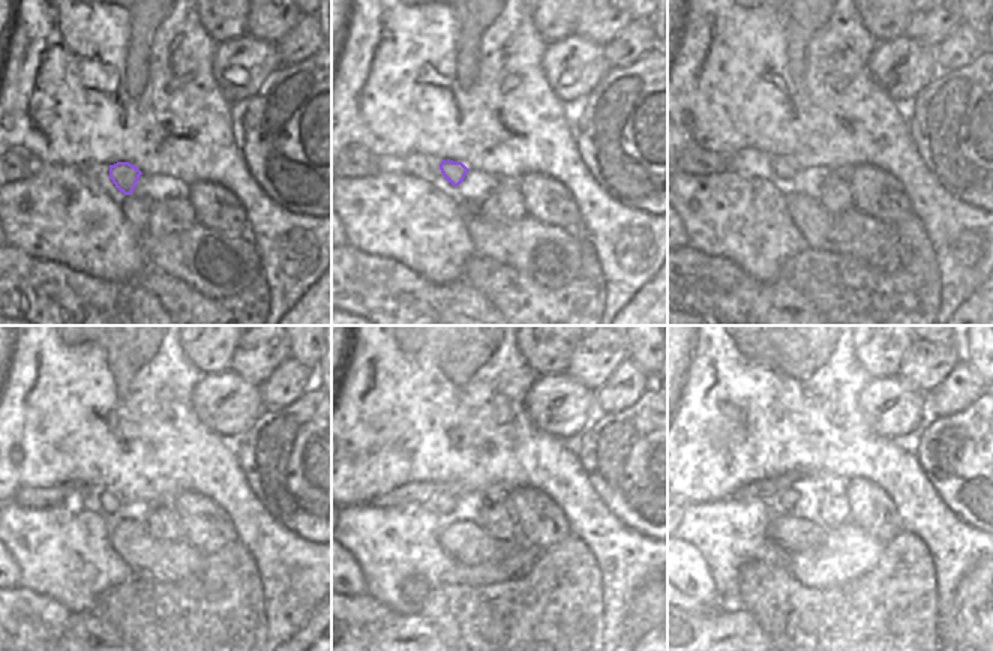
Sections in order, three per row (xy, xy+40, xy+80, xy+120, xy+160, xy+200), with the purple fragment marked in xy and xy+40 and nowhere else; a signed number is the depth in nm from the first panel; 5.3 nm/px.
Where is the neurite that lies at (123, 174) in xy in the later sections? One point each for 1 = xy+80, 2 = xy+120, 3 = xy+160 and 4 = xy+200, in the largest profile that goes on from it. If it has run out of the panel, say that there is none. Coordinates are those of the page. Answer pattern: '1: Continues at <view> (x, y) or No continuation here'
1: Continues at xy+80 (785, 168)
2: Continues at xy+120 (110, 503)
3: Continues at xy+160 (444, 503)
4: Continues at xy+200 (788, 498)

